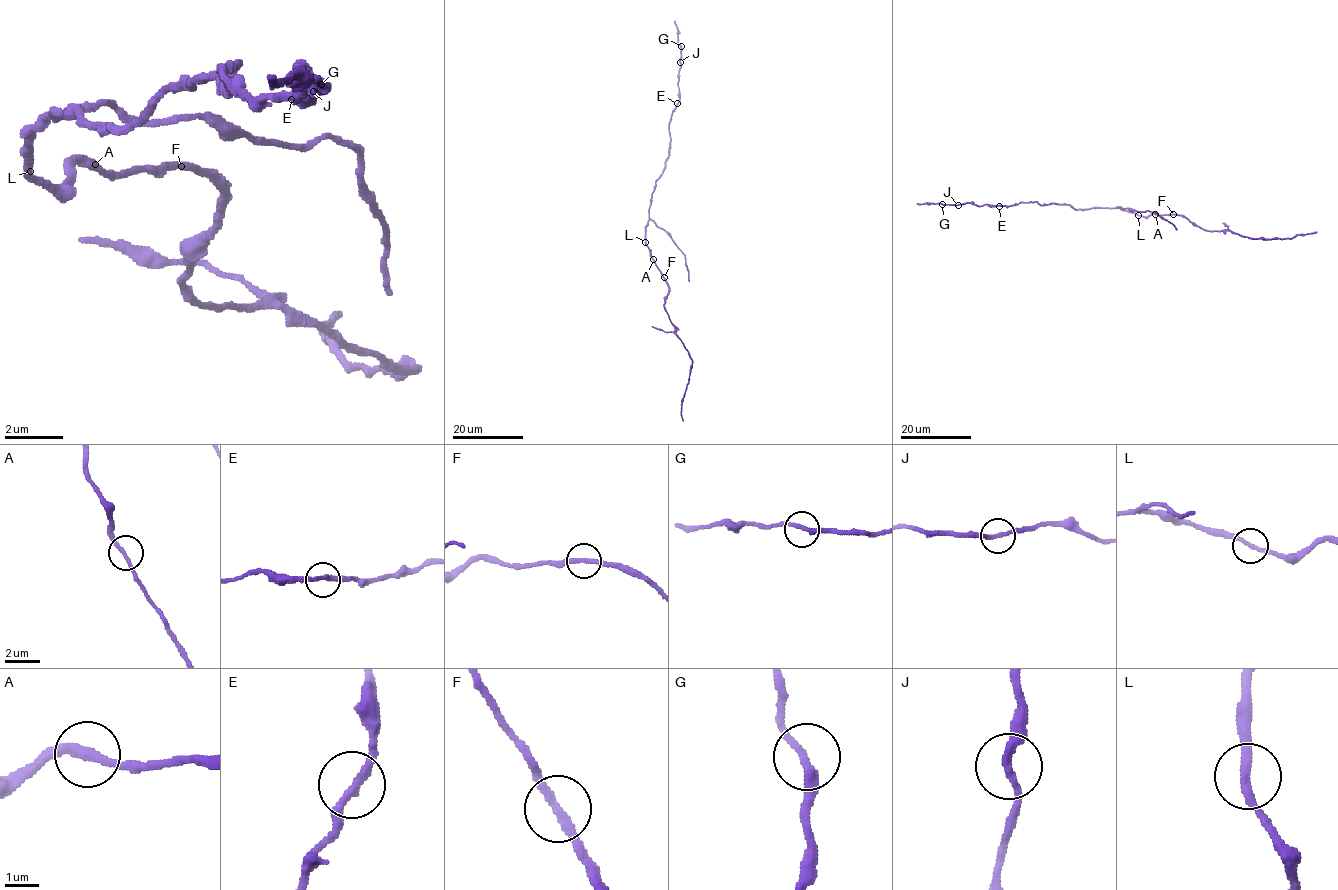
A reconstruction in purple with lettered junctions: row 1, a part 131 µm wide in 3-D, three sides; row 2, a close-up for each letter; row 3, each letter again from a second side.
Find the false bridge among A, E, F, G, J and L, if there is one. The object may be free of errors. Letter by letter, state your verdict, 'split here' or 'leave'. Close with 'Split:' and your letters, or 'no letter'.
A: leave
E: leave
F: split here
G: leave
J: leave
L: leave
Split: F

